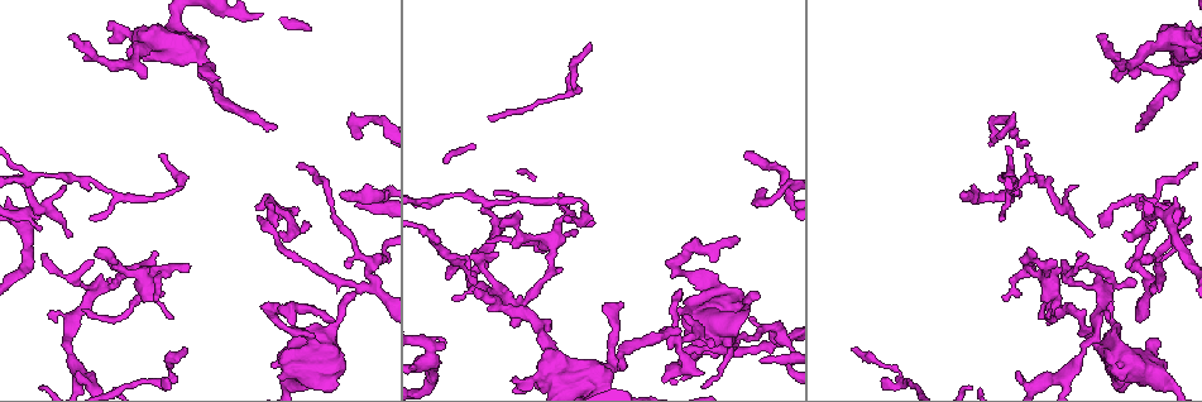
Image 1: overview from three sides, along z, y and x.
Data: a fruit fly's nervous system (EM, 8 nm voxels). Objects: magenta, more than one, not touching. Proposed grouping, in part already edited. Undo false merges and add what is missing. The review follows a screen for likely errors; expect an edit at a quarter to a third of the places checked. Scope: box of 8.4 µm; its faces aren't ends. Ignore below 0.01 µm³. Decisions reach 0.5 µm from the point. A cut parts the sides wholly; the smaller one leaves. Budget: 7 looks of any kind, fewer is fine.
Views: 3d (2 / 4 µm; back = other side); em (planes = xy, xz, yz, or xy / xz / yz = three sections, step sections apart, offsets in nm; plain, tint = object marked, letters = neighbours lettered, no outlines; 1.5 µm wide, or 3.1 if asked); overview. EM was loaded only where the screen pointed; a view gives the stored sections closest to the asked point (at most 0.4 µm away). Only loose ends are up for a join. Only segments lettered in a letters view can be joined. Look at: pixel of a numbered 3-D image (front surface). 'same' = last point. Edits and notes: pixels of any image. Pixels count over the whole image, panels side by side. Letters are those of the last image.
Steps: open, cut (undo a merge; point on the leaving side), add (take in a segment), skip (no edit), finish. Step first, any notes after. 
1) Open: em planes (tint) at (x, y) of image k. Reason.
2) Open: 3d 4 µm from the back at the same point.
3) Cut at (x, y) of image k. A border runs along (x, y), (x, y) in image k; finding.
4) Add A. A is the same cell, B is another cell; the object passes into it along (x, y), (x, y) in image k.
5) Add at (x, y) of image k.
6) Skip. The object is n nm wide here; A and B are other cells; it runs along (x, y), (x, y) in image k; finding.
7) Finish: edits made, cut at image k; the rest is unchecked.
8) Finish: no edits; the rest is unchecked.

Open: 3d 2 µm at (478, 288) of image 1. Branch stops here.

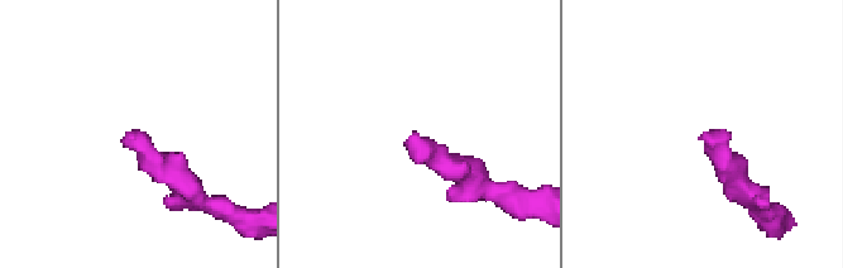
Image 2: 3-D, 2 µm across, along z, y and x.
Open: em xz step 4 (tint) at (132, 135) of image 2. Need the tissue.

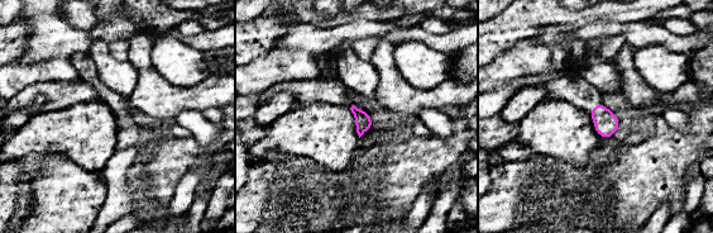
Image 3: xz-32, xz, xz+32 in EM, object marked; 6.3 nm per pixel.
Open: em planes (letters) at the same point. Another direction.

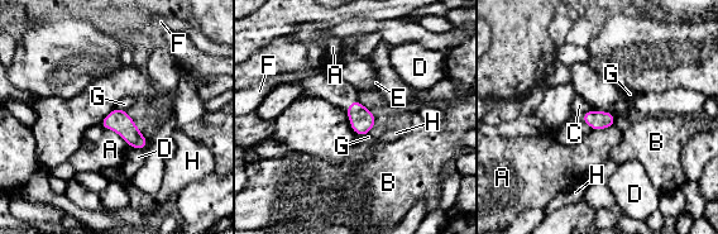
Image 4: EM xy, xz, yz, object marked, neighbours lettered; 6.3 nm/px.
Skip. The object is 130 nm wide here; A, B, C, D, E, F, G and H are other cells; a border runs along (590, 109), (584, 113) in image 4; no lettered segment goes on from it.

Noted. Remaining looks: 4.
Open: em planes (letters) at (504, 298) of image 1. Arms part here.

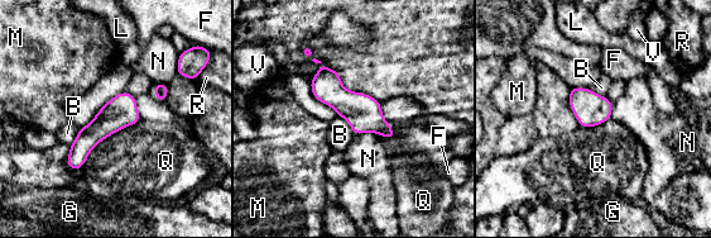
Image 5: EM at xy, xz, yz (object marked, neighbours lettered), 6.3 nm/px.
Skip. B, F, G, L, M, N, Q, R and V are other cells; it runs along (322, 68), (352, 106), (390, 134) in image 5; one neuron here.

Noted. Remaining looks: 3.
Open: 3d 2 µm at (180, 187) of image 1. Sharp bend.

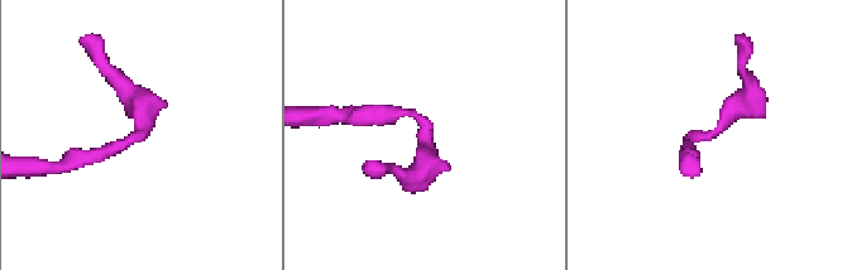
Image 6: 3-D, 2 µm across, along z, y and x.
Open: em planes (letters) at (702, 136) of image 6.

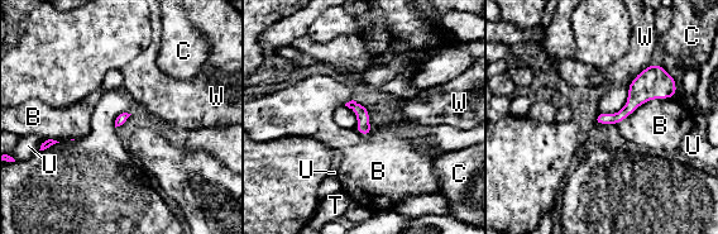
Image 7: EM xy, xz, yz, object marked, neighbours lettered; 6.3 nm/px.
Skip. The object is 60 nm wide here; the longest contact is with B, 420 nm; B, C, T, U and W are other cells; continuous, no second neuron.

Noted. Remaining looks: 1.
Finish: no edits; the rest is unchecked.

